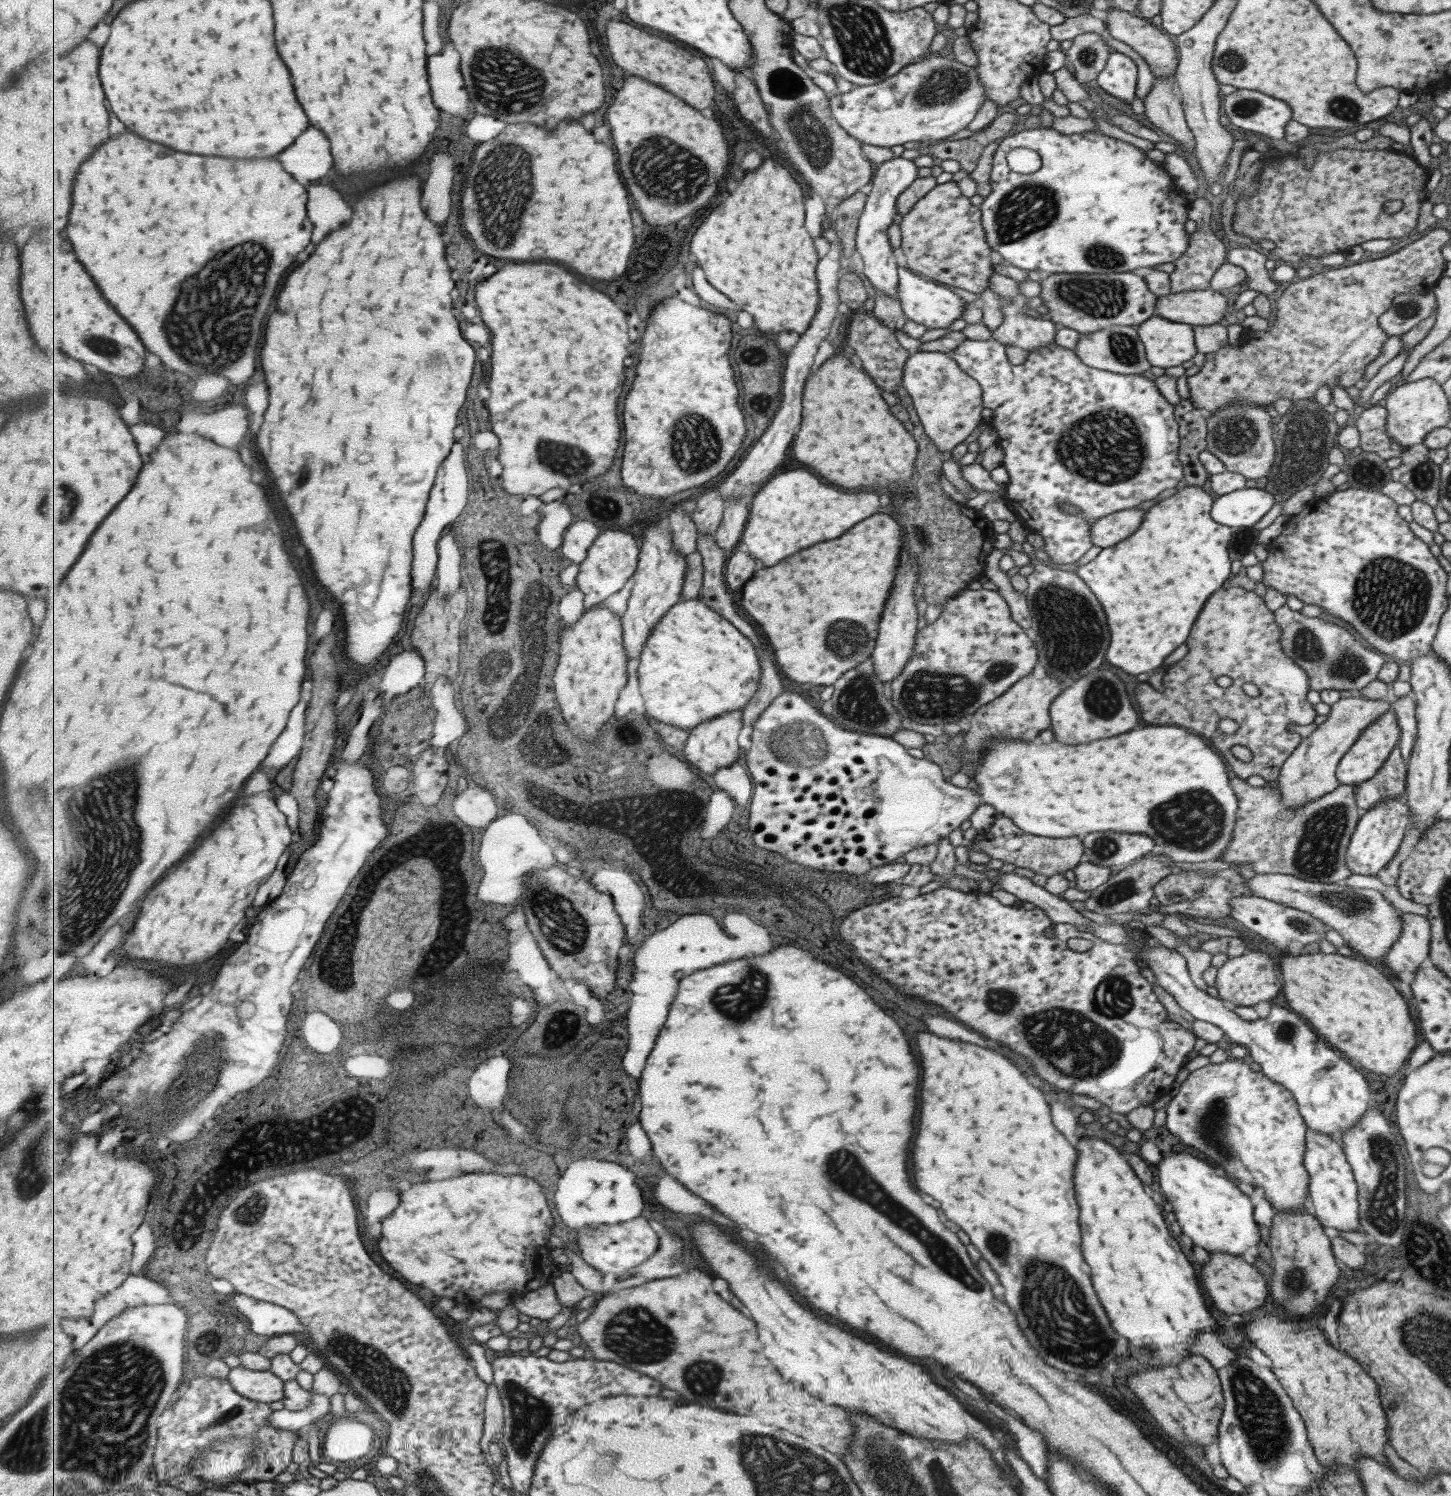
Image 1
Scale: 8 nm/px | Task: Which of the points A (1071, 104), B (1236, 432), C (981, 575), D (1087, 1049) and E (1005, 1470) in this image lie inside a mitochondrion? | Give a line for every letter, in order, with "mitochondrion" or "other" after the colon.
A: other
B: mitochondrion
C: other
D: mitochondrion
E: other

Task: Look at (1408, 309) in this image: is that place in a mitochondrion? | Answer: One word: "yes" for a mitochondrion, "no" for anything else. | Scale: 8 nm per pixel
yes

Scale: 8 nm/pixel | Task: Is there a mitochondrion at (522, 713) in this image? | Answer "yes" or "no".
yes

